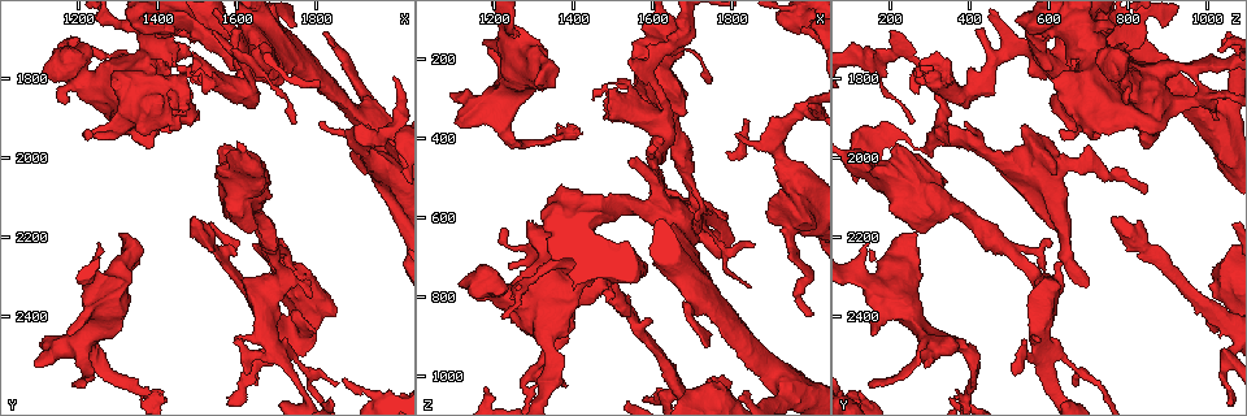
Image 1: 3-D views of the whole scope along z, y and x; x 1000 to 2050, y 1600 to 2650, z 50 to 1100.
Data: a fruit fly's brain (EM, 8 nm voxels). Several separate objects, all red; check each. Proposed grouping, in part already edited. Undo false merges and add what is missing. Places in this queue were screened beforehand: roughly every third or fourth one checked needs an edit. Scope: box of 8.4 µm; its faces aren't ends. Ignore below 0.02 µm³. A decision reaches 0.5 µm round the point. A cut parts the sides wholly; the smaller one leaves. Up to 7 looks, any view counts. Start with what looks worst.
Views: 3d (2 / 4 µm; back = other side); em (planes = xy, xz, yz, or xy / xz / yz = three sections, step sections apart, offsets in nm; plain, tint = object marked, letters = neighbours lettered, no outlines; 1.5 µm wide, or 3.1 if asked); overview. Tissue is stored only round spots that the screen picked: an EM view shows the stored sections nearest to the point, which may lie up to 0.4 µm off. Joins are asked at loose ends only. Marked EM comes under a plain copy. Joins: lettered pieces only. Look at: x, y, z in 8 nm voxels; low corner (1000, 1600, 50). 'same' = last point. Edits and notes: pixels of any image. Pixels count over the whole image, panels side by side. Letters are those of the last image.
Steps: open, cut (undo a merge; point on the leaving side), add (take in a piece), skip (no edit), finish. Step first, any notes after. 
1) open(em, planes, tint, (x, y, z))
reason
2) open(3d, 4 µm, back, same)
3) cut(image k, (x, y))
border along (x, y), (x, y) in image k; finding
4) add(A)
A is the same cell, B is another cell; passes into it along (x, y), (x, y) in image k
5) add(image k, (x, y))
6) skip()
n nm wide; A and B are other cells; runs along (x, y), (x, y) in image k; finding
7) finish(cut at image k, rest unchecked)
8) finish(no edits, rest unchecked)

open(em, xy, step 4, letters, (1310, 2190, 265))
stops while still wide

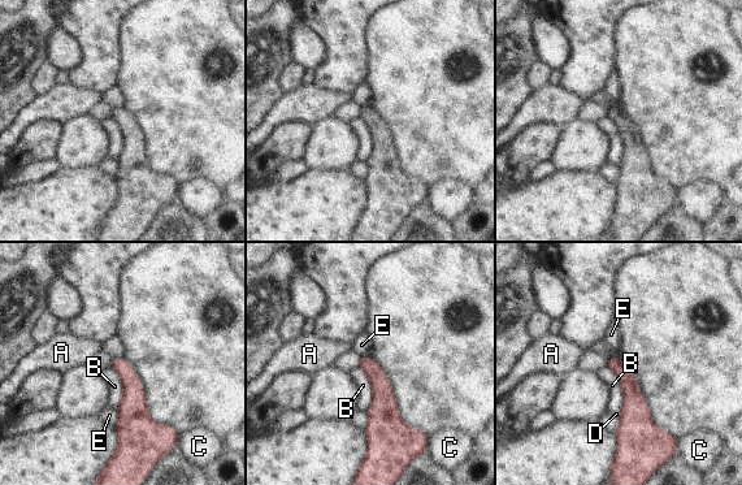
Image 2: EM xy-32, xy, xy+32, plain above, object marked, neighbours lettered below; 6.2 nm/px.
open(em, planes, letters, same)
another direction

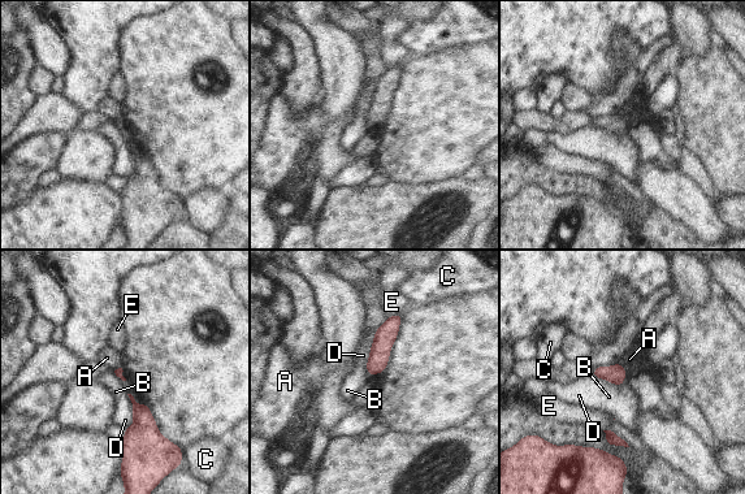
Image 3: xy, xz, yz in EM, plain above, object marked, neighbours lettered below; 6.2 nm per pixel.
skip()
D touches over 280 nm; A, B, C, D and E are other cells; runs along (397, 317), (369, 371) in image 3; none of them fits

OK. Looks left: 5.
open(3d, 4 µm, back, (1940, 2015, 620))
thick turns thin

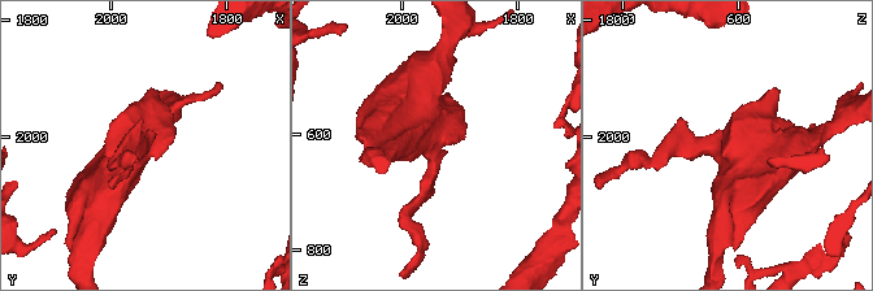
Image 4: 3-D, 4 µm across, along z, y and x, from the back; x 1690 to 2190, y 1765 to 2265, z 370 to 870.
open(em, planes, tint, (1945, 2015, 625))

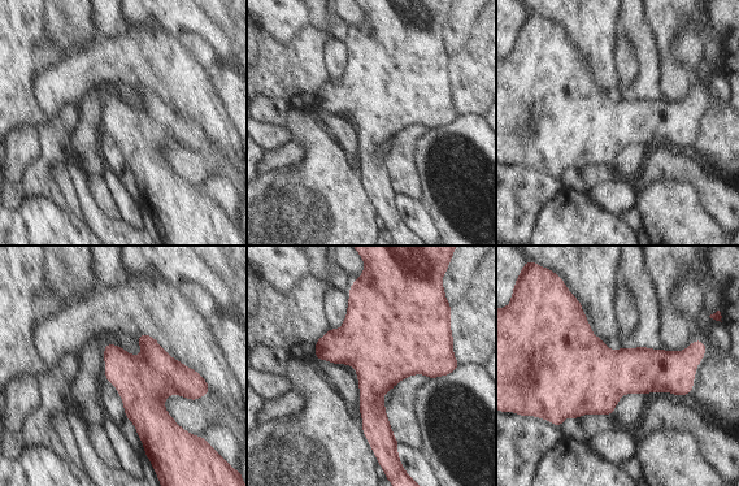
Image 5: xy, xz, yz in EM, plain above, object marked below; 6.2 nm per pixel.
open(em, planes, letters, same)

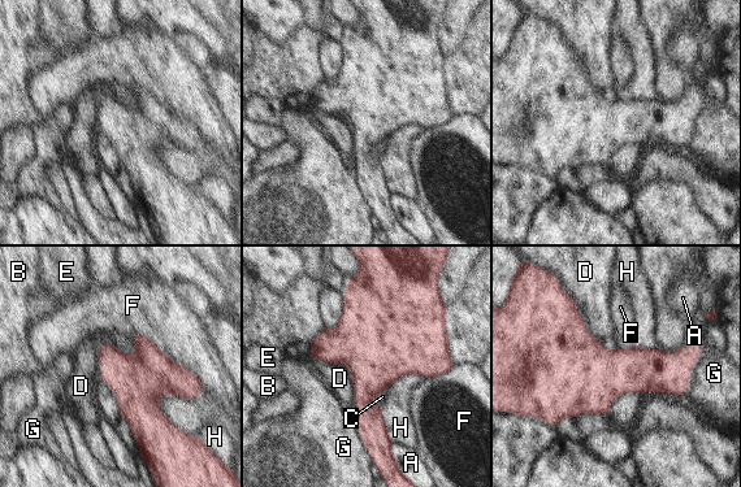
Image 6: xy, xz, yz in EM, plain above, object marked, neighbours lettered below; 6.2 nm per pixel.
skip()
A, B, C, D, E, F, G and H are other cells; continuous, no second neuron

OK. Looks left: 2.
open(em, xy, step 8, tint, (1995, 1930, 325))
arms part here

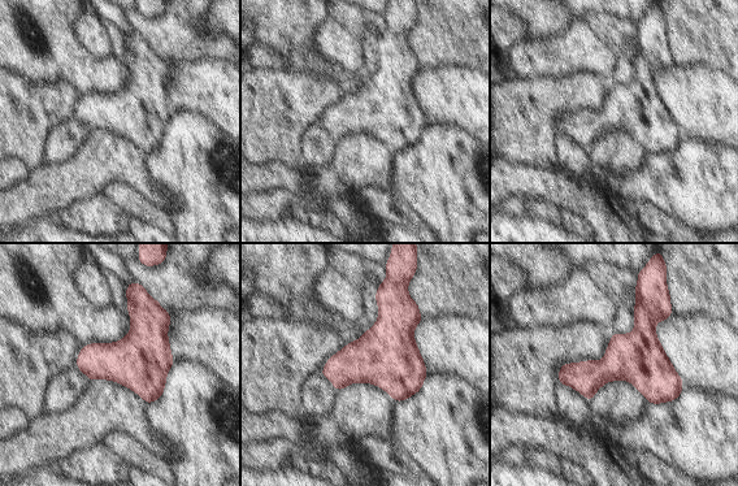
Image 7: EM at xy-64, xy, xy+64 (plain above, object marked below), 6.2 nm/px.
open(em, xy, step 8, letters, same)

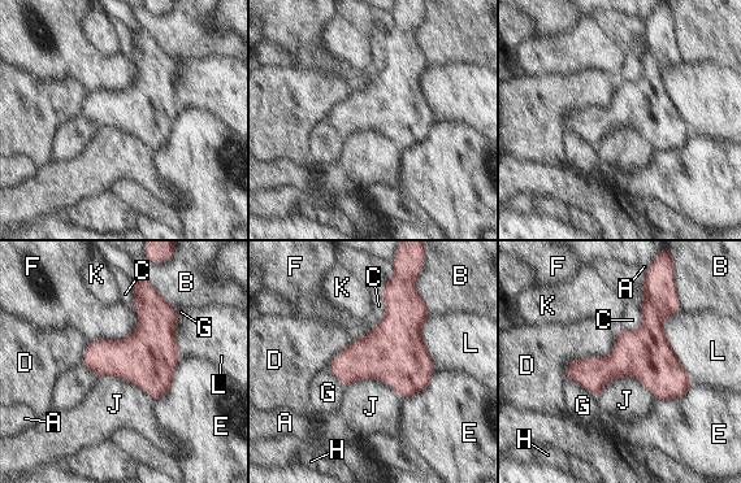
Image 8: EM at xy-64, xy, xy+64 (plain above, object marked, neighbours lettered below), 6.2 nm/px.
skip()
320 nm wide; A, B, C, D, E, F, G, H, J, K and L are other cells; runs along (651, 278), (653, 329), (570, 378) in image 8; continuous, no second neuron

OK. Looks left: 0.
finish(no edits, rest unchecked)

